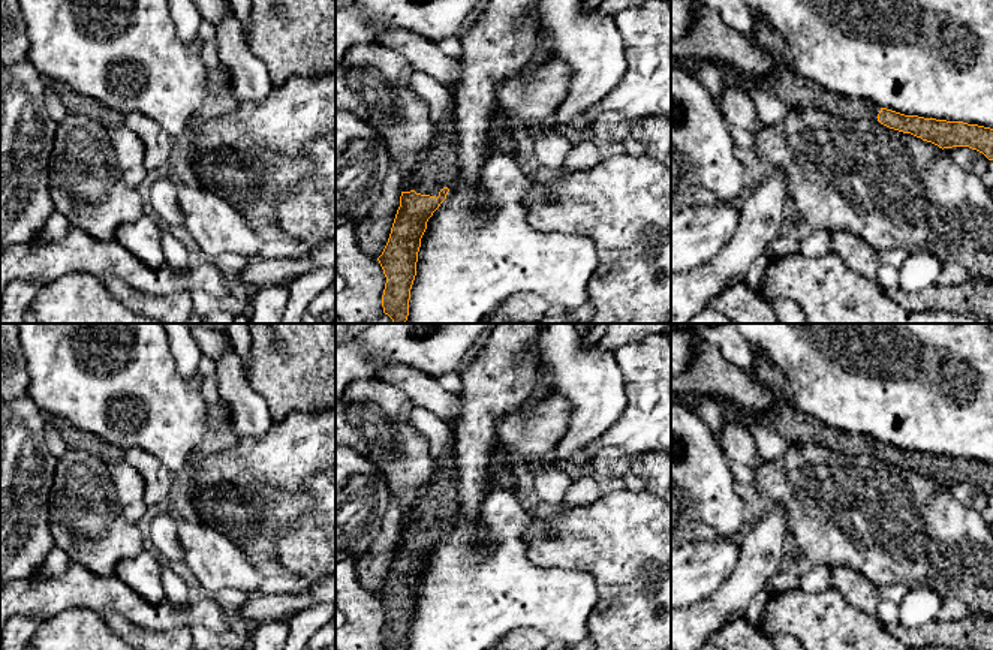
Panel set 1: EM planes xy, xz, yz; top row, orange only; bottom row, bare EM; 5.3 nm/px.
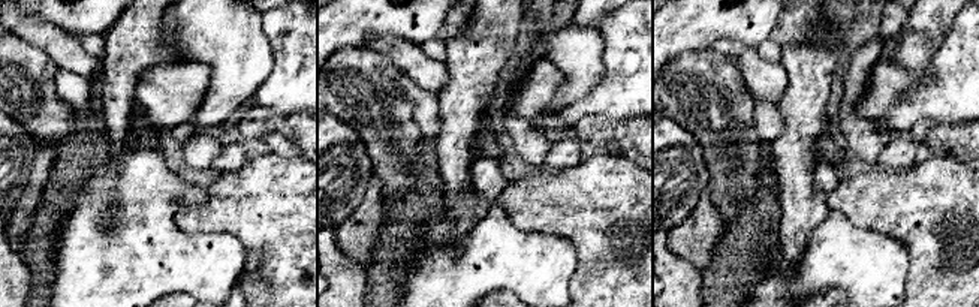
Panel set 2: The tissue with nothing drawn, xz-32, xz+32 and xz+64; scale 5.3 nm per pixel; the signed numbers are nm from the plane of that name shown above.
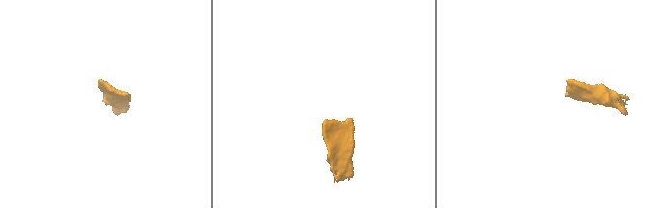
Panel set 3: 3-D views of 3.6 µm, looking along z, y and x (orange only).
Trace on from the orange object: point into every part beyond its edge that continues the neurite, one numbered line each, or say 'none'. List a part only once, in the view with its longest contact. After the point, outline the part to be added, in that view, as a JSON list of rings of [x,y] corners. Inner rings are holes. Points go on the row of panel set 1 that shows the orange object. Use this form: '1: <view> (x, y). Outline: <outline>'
1: xz (439, 166). Outline: [[[439,124],[436,127],[434,141],[424,151],[424,159],[415,169],[418,180],[415,192],[437,198],[439,192],[457,178],[458,145],[455,132],[443,132]]]

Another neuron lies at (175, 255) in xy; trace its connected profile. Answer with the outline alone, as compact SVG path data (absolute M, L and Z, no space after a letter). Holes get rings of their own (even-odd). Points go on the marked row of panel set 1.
M163 229L160 243L165 256L165 264L174 271L184 271L189 267L187 249L166 229Z

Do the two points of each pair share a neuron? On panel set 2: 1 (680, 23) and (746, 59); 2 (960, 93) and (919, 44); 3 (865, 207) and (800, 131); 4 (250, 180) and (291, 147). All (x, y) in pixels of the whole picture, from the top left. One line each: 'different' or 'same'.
1: different
2: different
3: different
4: different

